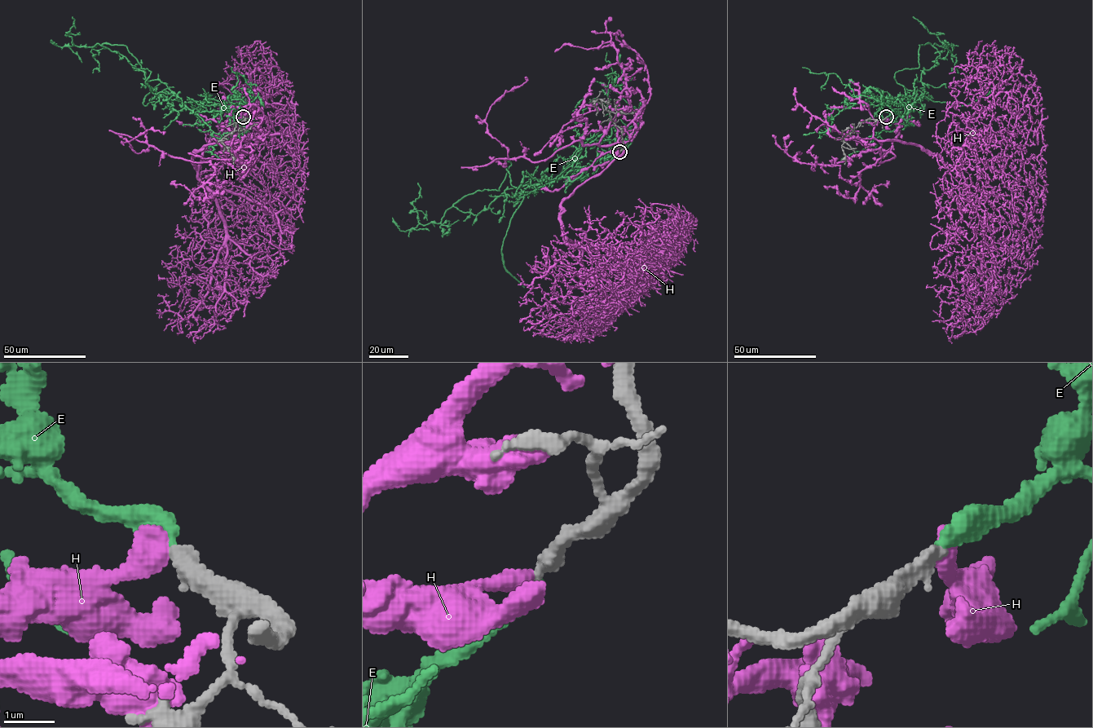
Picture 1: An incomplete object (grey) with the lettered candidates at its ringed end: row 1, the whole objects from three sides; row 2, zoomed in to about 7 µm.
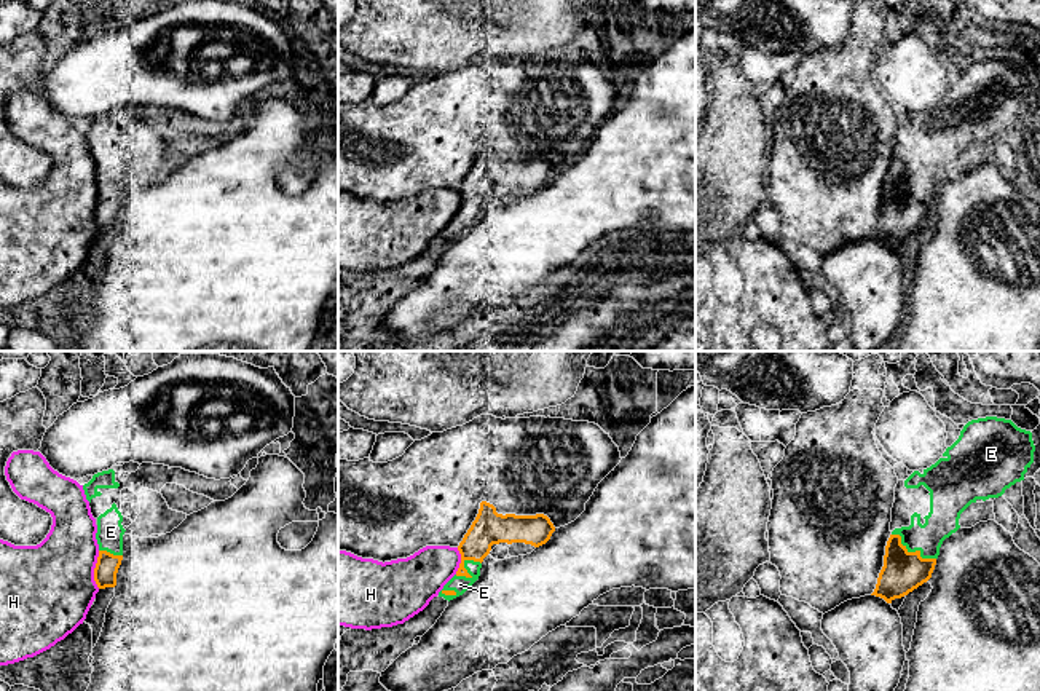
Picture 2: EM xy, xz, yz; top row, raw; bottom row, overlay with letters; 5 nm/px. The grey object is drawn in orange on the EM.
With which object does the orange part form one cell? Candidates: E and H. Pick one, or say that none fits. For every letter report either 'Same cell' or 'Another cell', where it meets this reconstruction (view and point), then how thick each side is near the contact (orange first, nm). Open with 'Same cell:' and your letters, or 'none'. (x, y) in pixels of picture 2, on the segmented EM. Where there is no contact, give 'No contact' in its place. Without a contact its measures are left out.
Same cell: E
E: Same cell. Touches orange at yz (913, 552). Thickness 200 nm (orange) against 160 nm
H: Another cell. Touches orange at xy (94, 570). Thickness 120 nm (orange) against 460 nm

